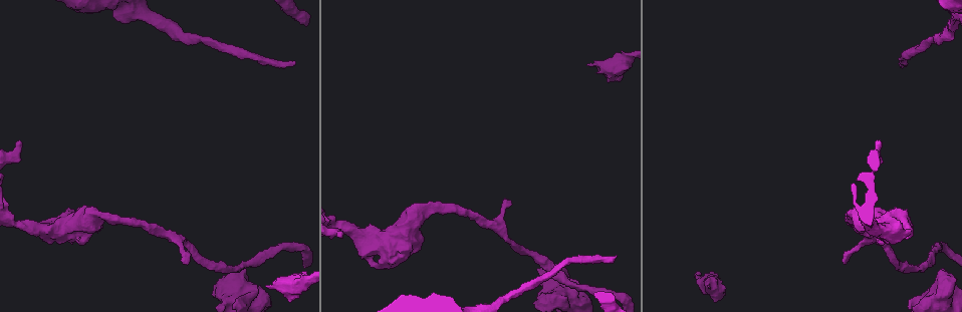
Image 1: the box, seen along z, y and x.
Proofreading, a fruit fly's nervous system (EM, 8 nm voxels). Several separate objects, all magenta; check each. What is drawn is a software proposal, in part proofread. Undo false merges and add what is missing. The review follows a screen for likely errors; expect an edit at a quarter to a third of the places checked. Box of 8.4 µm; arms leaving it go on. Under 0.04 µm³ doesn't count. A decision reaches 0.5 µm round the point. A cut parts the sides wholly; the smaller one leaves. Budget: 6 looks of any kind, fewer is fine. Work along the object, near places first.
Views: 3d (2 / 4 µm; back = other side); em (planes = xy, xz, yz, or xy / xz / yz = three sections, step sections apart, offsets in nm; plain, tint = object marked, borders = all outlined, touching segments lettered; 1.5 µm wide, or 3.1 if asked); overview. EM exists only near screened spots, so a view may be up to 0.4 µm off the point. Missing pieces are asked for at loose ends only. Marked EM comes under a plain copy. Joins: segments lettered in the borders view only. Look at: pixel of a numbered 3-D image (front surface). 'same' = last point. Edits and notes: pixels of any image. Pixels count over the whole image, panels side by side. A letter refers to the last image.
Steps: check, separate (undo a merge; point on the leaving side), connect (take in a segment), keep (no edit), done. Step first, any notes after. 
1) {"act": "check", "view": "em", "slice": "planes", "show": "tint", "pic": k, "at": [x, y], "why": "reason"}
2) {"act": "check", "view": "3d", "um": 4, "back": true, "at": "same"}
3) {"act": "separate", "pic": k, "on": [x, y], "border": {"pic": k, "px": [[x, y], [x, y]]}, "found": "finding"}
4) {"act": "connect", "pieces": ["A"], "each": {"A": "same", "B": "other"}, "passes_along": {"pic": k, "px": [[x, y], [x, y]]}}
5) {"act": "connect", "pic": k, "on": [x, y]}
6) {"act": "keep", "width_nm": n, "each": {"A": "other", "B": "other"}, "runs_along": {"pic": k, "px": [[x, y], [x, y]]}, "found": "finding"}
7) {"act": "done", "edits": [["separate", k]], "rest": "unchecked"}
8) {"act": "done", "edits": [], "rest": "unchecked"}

{"act": "check", "view": "em", "slice": "planes", "show": "borders", "pic": 1, "at": [293, 63], "why": "free end"}

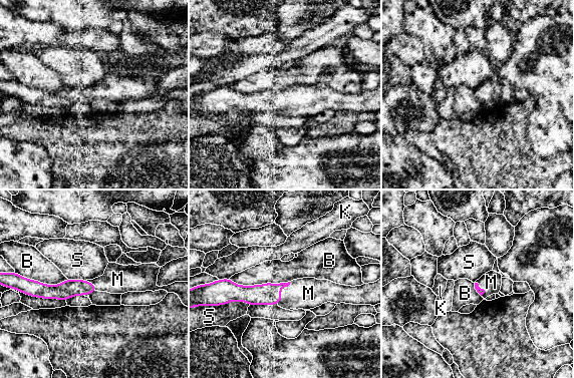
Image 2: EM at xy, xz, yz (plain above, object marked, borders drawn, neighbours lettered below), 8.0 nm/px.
{"act": "connect", "pieces": ["M"], "each": {"B": "other", "K": "other", "M": "same", "S": "other"}, "found": "it goes on there"}

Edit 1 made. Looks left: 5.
{"act": "check", "view": "overview", "why": "redraw"}

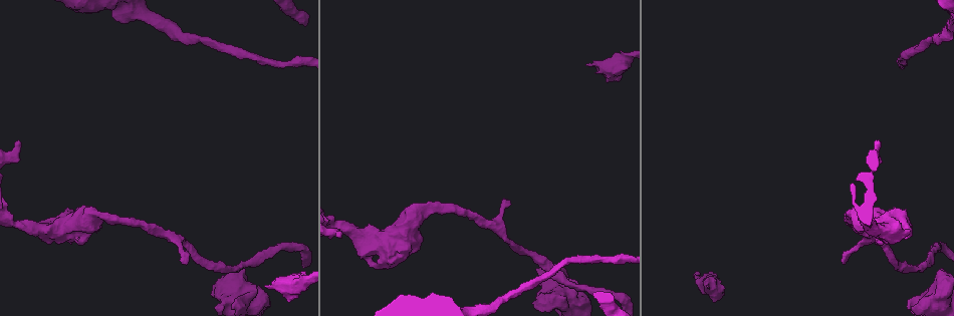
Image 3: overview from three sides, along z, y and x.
{"act": "check", "view": "em", "slice": "xy", "step": 8, "show": "tint", "pic": 3, "at": [845, 262], "why": "tapers out"}

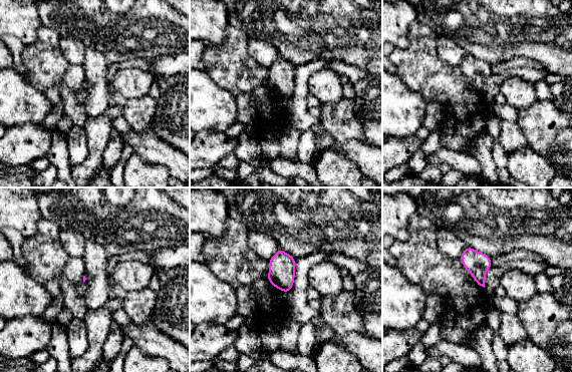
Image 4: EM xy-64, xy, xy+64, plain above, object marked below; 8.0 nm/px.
{"act": "check", "view": "em", "slice": "planes", "show": "borders", "at": "same"}

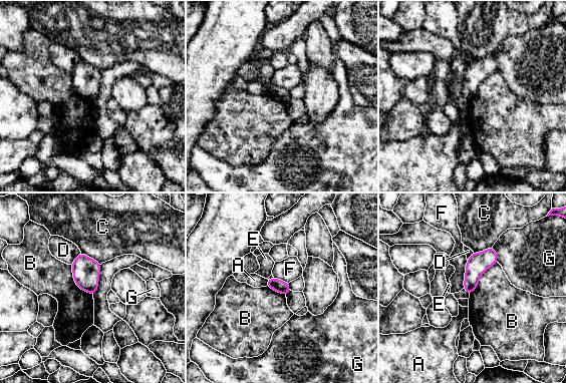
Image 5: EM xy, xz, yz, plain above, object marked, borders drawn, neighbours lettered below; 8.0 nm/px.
{"act": "keep", "each": {"A": "other", "B": "other", "C": "other", "D": "other", "E": "other", "F": "other", "G": "other"}, "border": {"pic": 5, "px": [[70, 265], [74, 283], [92, 296]]}, "found": "no lettered segment goes on from it"}

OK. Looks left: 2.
{"act": "check", "view": "em", "slice": "planes", "show": "borders", "pic": 3, "at": [939, 269], "why": "stops while still wide"}

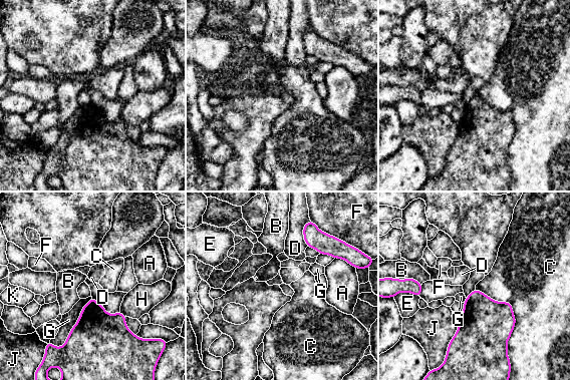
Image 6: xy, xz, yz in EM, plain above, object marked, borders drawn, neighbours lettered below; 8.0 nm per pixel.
{"act": "keep", "each": {"A": "other", "B": "other", "C": "other", "D": "other", "E": "other", "F": "other", "G": "other", "H": "other", "J": "other", "K": "other"}, "found": "none of them fits"}

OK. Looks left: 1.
{"act": "done", "edits": [["connect", 2]], "rest": "unchecked"}

